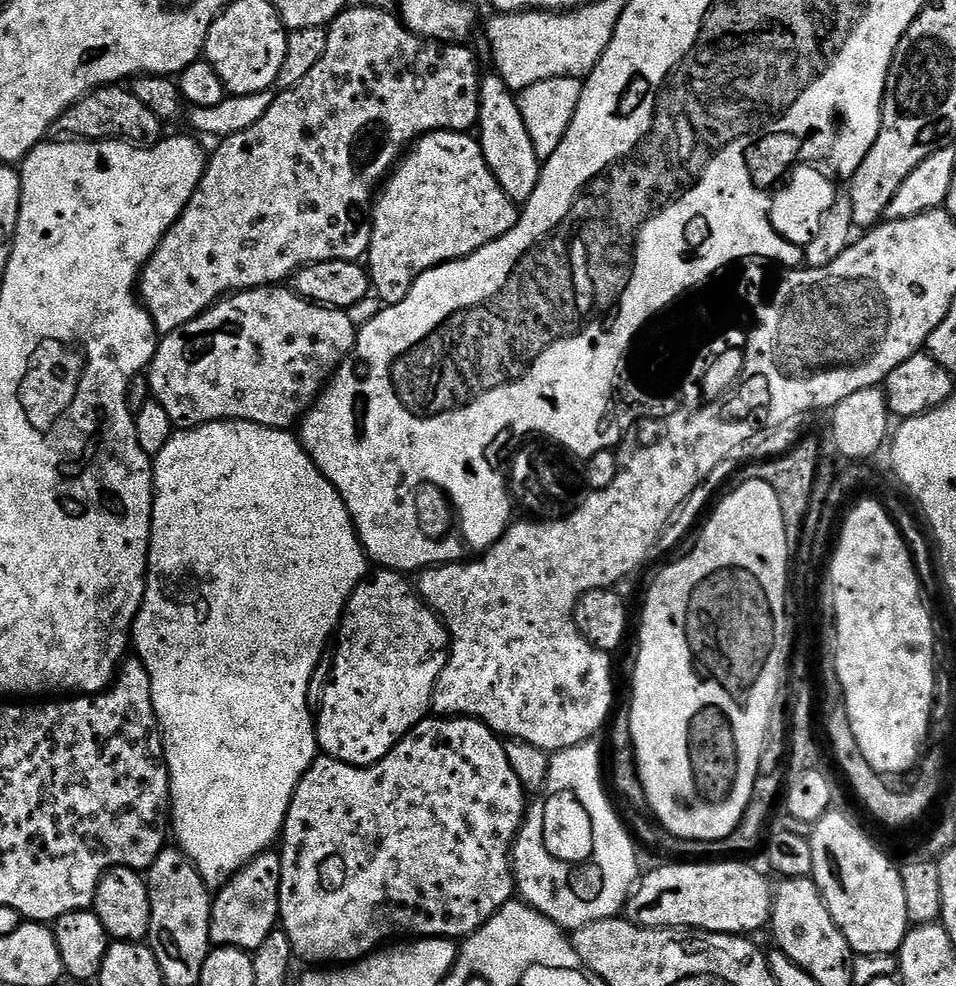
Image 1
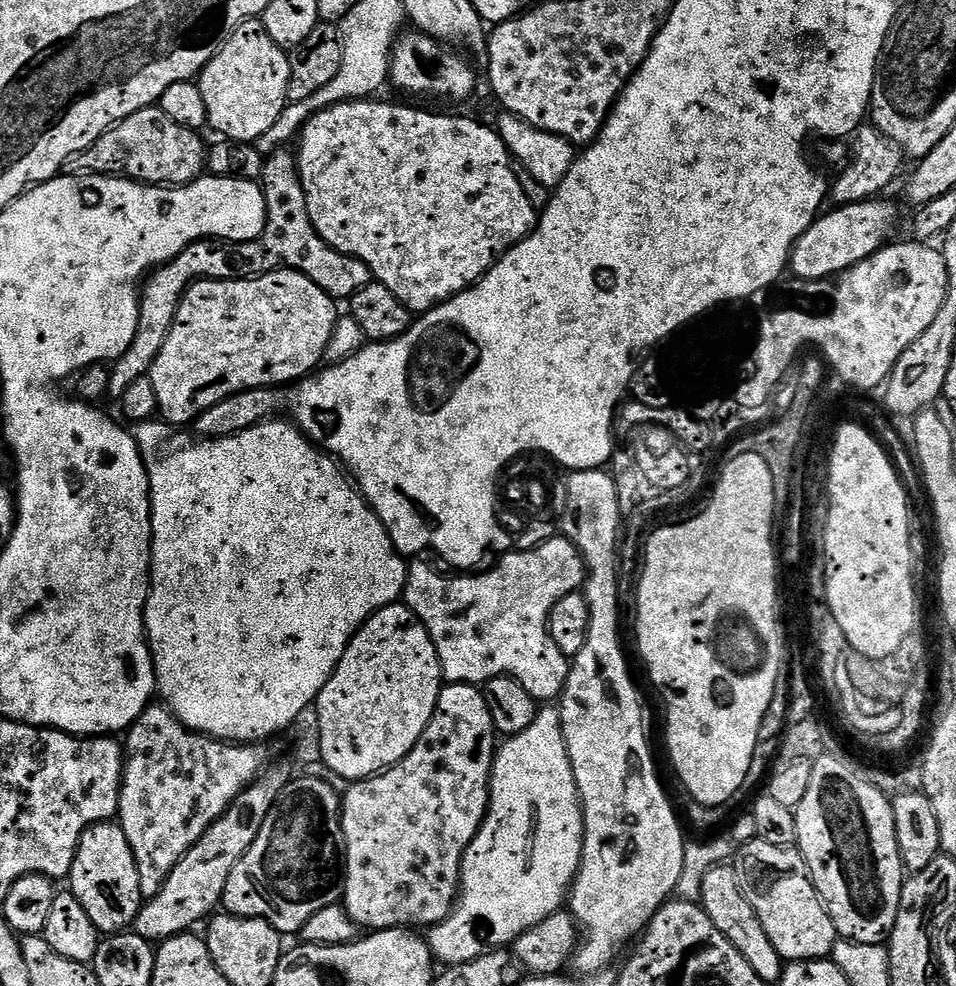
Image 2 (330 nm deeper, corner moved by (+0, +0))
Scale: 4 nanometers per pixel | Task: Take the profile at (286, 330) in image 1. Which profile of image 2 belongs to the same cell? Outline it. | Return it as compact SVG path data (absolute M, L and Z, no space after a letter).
M290 268L273 270L255 278L197 280L196 283L191 284L180 300L180 305L174 318L174 326L170 326L170 334L166 338L166 346L162 346L162 354L158 354L158 358L154 358L154 366L150 375L154 382L154 394L158 394L159 415L172 426L175 426L175 424L191 425L202 413L210 410L210 406L218 406L218 402L222 402L234 394L245 392L251 388L287 386L313 375L321 367L320 359L323 361L328 355L328 347L332 341L338 319L336 308L338 308L337 301L327 296L317 284L310 282L310 278L306 278L301 272L294 272Z

